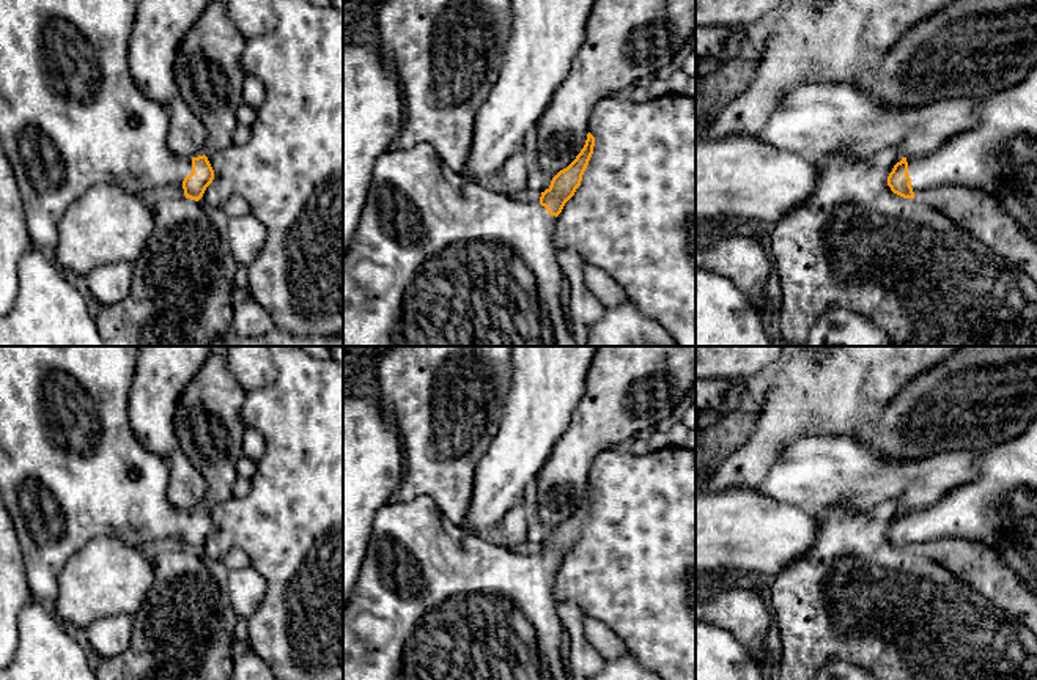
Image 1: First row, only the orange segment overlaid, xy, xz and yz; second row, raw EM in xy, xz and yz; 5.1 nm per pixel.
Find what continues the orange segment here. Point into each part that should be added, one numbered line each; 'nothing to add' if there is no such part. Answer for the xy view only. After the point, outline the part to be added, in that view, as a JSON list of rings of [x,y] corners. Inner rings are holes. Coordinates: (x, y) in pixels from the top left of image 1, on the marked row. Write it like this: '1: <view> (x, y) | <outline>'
1: xy (71, 115) | [[[0,0],[0,142],[14,172],[25,224],[35,247],[49,252],[57,246],[58,225],[66,209],[96,184],[113,184],[129,194],[156,195],[167,186],[184,192],[183,181],[192,173],[192,157],[176,156],[167,146],[168,109],[146,98],[137,87],[127,63],[129,38],[138,0]]]

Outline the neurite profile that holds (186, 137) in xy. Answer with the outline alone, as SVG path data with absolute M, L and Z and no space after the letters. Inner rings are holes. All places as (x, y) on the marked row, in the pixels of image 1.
M179 96L173 98L167 109L170 118L167 135L168 150L176 156L184 157L203 156L208 137L203 123Z

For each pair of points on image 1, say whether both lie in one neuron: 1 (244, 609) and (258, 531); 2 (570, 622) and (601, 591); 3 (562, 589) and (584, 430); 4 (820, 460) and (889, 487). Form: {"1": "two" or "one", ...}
{"1": "two", "2": "two", "3": "two", "4": "one"}

